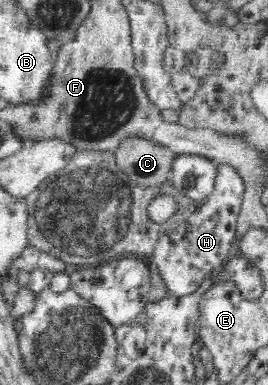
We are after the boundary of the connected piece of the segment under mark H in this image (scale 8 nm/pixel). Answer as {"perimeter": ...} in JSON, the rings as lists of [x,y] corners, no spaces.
{"perimeter":[[[218,165],[214,191],[203,201],[189,223],[180,225],[172,237],[162,237],[157,244],[152,264],[167,288],[168,295],[180,297],[193,293],[206,278],[212,278],[224,269],[224,263],[233,255],[231,239],[242,203],[243,185],[233,169]]]}

